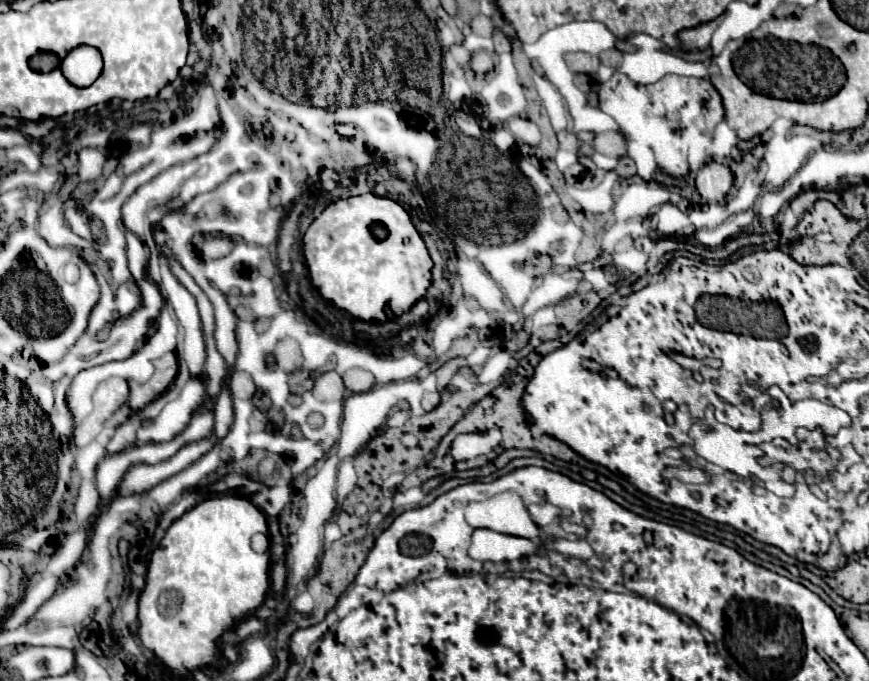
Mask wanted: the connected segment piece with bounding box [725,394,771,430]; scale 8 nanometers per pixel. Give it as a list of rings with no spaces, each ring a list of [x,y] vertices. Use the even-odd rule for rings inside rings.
[[[761,394],[753,400],[753,406],[745,404],[745,396],[743,396],[743,414],[725,414],[725,424],[733,426],[733,428],[745,428],[745,430],[757,430],[761,424],[761,410],[765,408],[765,404],[771,400],[771,396]]]

